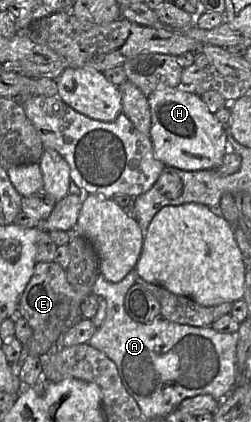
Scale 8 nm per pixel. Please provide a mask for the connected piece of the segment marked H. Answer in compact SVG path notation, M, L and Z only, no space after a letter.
M164 88L147 96L151 114L150 139L155 157L165 166L186 171L215 169L227 153L227 129L216 119L199 95Z

